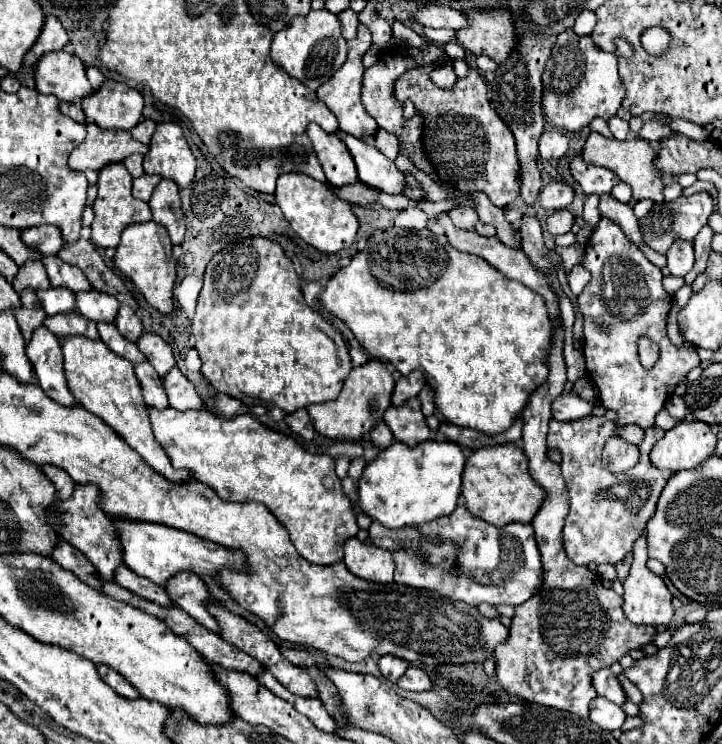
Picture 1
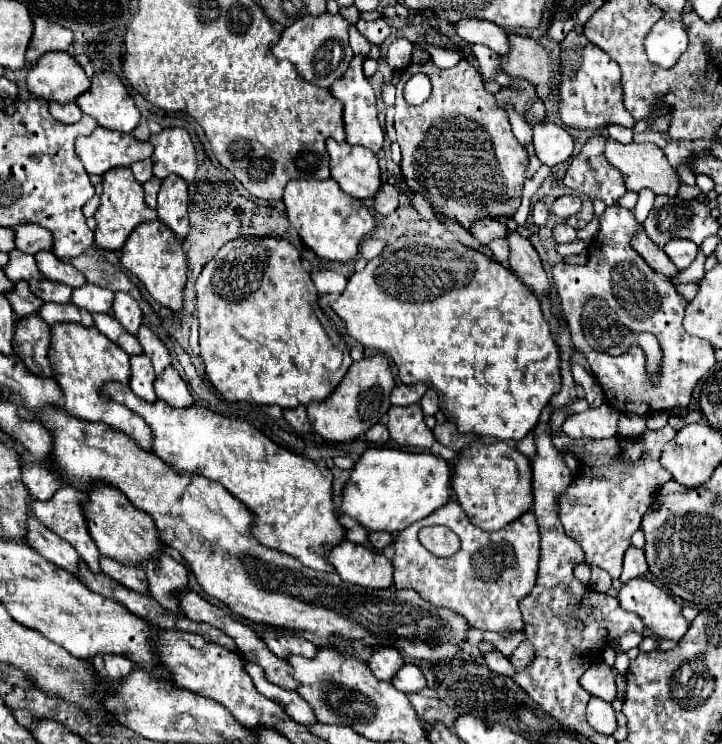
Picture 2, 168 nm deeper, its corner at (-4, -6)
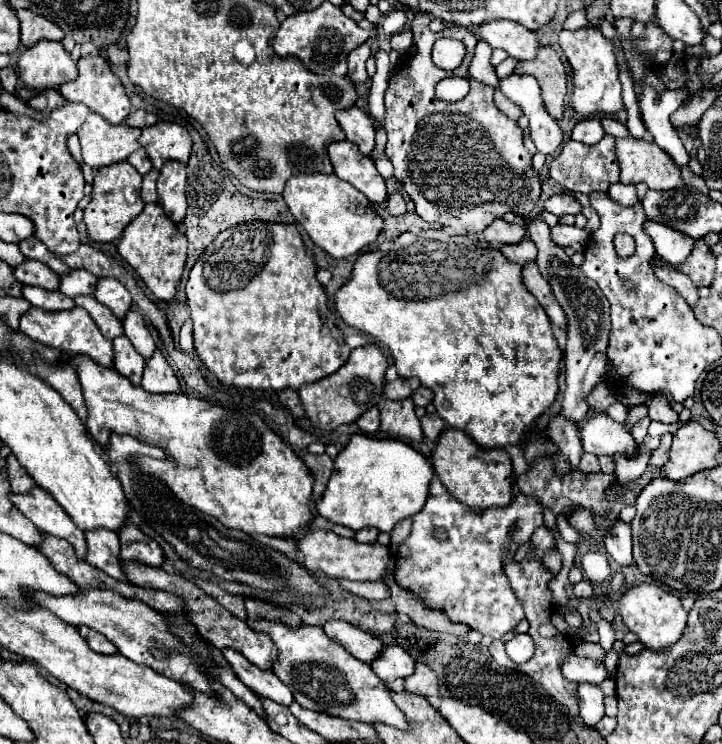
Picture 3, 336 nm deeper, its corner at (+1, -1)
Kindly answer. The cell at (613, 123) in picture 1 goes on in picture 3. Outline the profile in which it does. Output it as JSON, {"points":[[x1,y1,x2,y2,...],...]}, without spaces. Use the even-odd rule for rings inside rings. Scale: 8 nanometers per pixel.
{"points":[[612,116,602,118,602,126,604,126,604,132,614,136,614,138,626,138,628,136,628,128,620,120,616,120]]}

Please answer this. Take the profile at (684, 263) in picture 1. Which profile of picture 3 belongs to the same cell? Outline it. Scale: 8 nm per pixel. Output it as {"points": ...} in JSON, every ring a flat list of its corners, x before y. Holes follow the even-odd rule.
{"points":[[646,222,646,234,652,238,656,254,674,266,684,262,694,248,694,240,690,236,684,236,682,232,676,232,662,224]]}

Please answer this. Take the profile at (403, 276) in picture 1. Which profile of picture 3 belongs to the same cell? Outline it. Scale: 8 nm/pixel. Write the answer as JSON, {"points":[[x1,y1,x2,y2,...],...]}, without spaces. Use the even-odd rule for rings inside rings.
{"points":[[422,230,418,234,404,232,400,234,394,244,388,244,388,250,374,250,360,254,358,260,354,262,352,276,350,280,336,292,336,310,342,316,342,320,360,330,370,334,376,342,388,346,394,364,398,368,398,374,402,378,418,376,422,386,430,388,434,393,432,403,436,406,436,412,440,418,450,426,464,430,476,444,482,444,486,448,504,448,508,444,518,444,526,432,526,428,546,412,546,408,554,402,556,392,558,392,558,362,562,358,562,352,558,348,558,342,552,334,552,324,544,312,544,308,538,304,538,300,526,290,526,286,520,280,520,266,508,262,508,258,494,246,484,240,478,240,474,236,450,236,442,230]]}

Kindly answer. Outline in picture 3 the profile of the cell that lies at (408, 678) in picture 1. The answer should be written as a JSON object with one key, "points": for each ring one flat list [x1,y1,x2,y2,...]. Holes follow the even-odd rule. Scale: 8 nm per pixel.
{"points":[[388,644,380,658,372,662,372,670,380,676,380,680,394,682,396,678,408,678,416,670,416,662,410,658,410,654,398,646,398,644]]}

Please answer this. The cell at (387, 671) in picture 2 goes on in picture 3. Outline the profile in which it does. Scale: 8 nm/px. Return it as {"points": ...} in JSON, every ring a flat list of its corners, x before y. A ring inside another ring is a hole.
{"points":[[332,620,332,622,326,622,322,628,330,640,338,642,354,658,358,658,366,664,372,664,372,660,376,660,376,656,380,656,380,652,384,648,382,640,378,640,376,636,372,636,348,622]]}

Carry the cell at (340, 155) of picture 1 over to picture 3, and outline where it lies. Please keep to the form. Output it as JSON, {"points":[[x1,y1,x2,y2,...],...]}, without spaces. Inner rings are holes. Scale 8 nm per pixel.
{"points":[[342,140,332,142,328,146,328,156,334,166,334,174,340,180,350,182,356,190,360,190,370,202,380,204,388,198,384,178,378,174,372,158,364,156,356,144]]}

